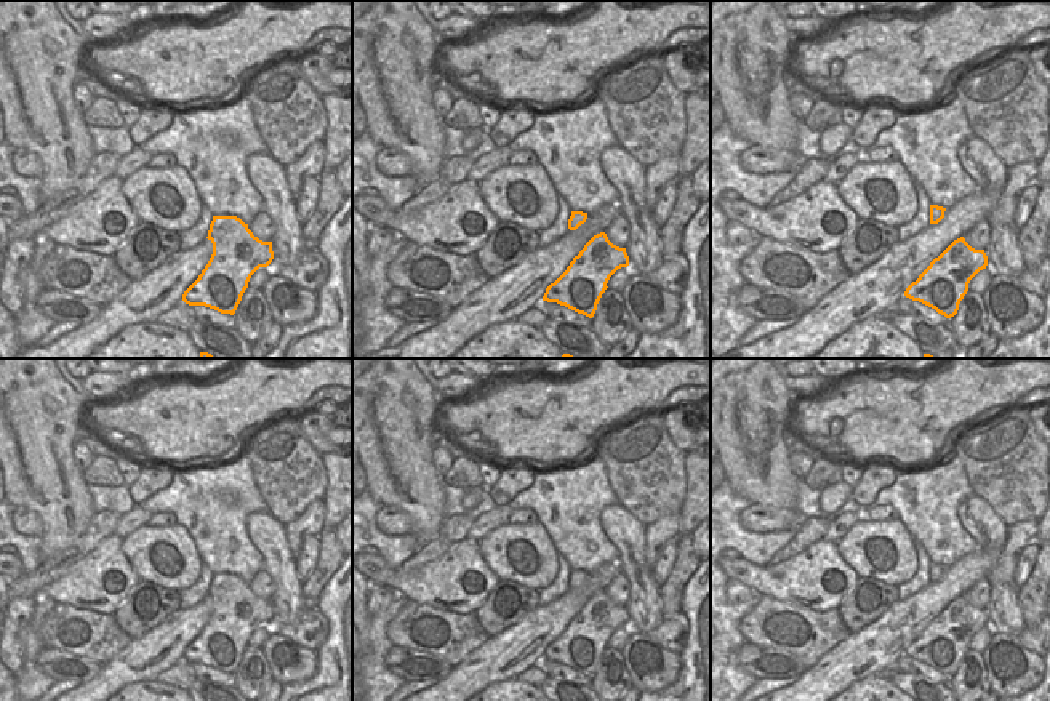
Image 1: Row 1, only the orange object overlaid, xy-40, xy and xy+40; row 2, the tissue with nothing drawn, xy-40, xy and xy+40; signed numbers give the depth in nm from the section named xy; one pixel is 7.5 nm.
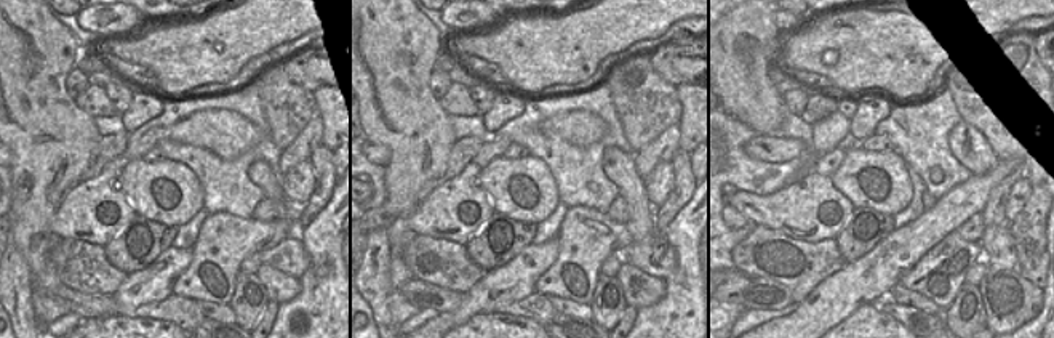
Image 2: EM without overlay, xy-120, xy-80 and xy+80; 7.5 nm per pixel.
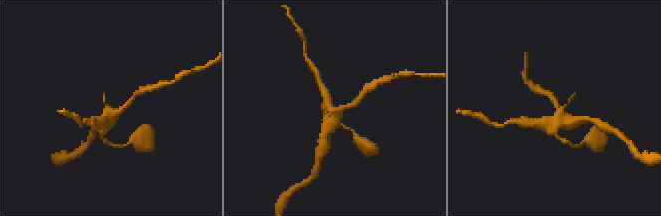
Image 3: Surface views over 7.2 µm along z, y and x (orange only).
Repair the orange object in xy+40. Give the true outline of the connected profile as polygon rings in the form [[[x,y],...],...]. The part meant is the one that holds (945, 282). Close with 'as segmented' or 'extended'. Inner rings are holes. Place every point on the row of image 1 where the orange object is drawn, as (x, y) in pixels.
[[[964,237],[954,240],[912,282],[904,296],[951,318],[968,291],[970,280],[988,266],[984,250],[972,248]]] | as segmented

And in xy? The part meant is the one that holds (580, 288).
[[[605,232],[594,235],[567,270],[546,288],[543,301],[557,302],[589,318],[608,288],[610,277],[629,266],[626,248],[613,245]]] | as segmented

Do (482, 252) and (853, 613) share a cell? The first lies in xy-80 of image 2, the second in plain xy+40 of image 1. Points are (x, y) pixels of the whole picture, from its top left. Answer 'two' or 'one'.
one

